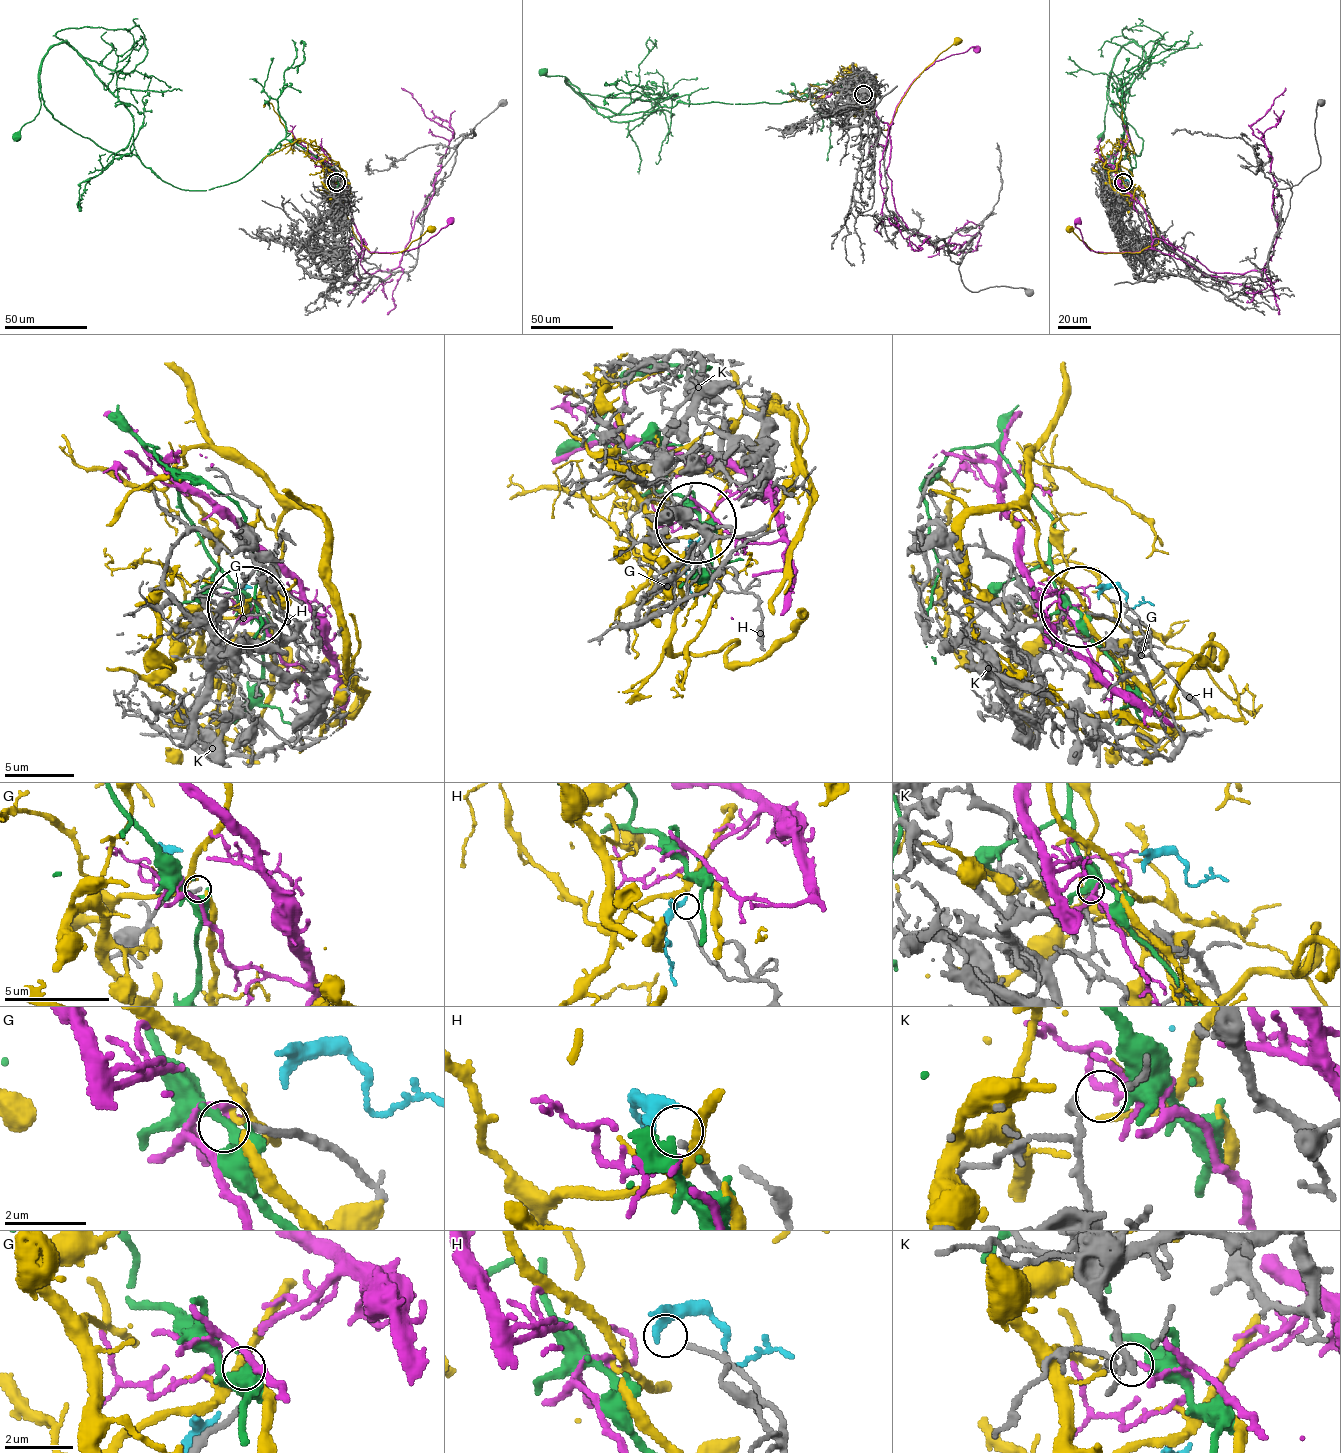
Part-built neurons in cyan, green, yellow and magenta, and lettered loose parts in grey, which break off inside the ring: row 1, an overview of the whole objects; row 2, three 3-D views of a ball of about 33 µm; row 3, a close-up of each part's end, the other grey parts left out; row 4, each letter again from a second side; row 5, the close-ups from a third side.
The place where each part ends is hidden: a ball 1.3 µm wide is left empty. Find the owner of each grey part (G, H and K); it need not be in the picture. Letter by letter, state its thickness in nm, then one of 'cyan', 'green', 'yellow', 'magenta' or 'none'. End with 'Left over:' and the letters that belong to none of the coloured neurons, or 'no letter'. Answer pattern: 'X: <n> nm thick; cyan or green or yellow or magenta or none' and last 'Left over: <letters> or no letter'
G: 160 nm thick; none
H: 130 nm thick; none
K: 200 nm thick; none
Left over: G, H, K

